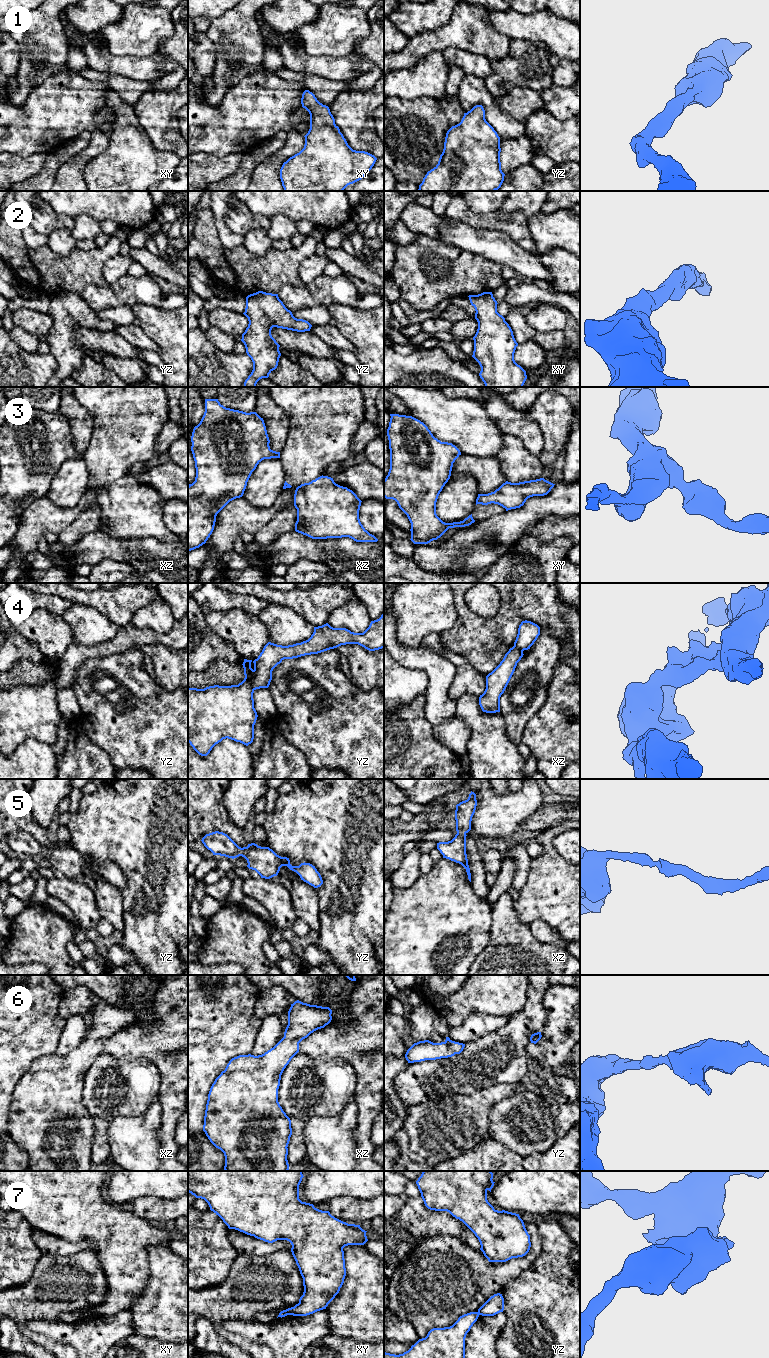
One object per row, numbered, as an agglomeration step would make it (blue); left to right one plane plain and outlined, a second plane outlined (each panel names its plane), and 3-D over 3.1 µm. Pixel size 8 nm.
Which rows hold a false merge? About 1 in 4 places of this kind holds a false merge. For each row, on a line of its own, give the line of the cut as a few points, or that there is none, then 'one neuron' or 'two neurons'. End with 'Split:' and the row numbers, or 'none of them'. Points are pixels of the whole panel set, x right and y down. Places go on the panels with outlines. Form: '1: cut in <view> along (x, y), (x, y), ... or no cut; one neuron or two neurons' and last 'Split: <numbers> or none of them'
1: no cut; one neuron
2: no cut; one neuron
3: no cut; one neuron
4: cut in yz along (254, 670), (253, 689); two neurons
5: no cut; one neuron
6: no cut; one neuron
7: cut in yz along (477, 1312), (479, 1314); two neurons
Split: 4, 7

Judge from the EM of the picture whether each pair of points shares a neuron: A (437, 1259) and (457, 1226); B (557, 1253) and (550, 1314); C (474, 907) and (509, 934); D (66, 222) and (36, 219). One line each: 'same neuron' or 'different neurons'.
A: different neurons
B: same neuron
C: different neurons
D: same neuron

